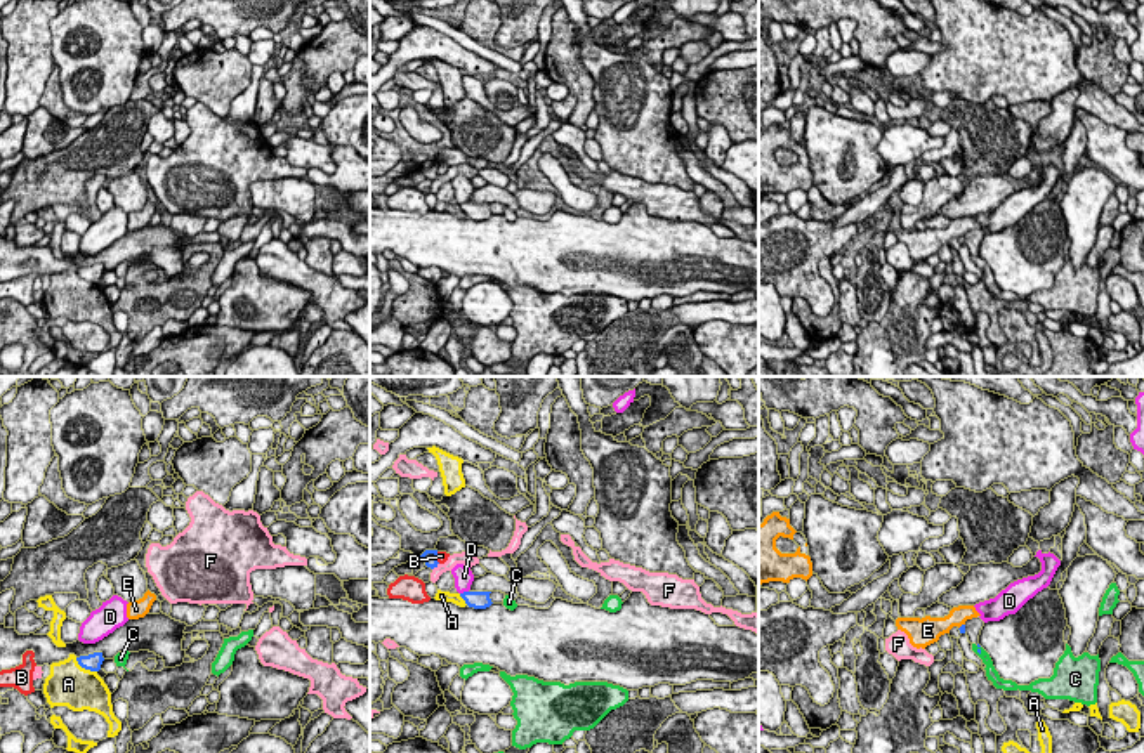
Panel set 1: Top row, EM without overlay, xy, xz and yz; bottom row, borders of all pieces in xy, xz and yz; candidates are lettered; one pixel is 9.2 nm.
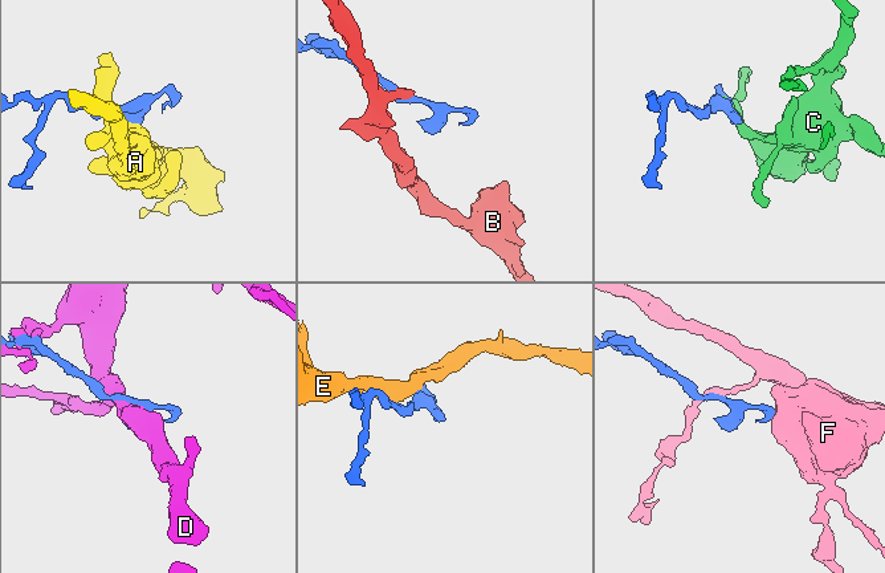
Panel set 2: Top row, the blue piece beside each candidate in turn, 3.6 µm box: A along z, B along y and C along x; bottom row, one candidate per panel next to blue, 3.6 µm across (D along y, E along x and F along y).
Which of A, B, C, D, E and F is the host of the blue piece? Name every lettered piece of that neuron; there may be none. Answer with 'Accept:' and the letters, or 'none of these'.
Accept: C

